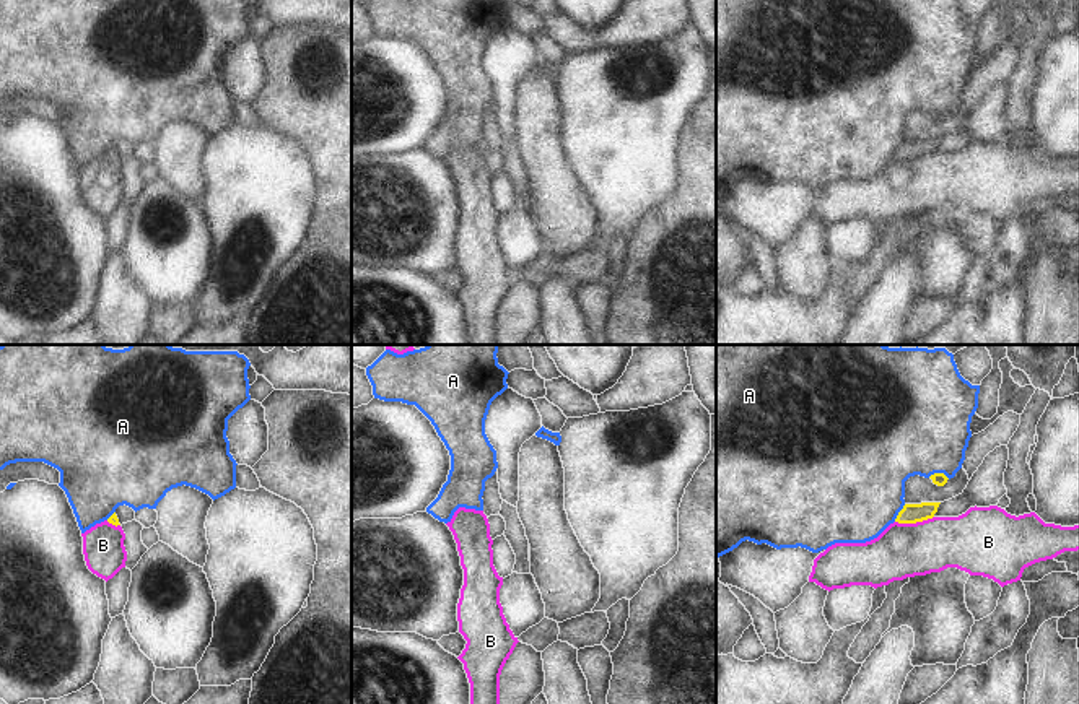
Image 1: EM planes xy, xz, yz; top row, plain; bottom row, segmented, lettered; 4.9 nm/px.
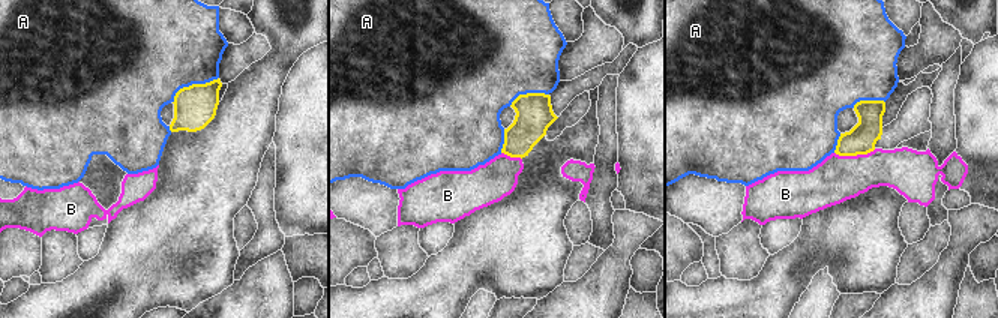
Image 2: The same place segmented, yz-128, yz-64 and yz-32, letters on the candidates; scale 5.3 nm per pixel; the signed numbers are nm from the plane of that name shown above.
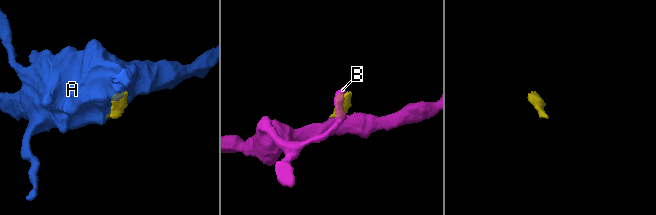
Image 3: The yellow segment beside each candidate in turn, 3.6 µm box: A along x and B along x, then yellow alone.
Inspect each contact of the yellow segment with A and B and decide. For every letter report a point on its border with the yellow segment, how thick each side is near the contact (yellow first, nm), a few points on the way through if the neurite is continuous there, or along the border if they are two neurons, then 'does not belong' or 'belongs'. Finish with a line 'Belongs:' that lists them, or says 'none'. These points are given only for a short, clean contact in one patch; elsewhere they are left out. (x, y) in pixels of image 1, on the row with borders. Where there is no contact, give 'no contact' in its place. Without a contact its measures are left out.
A: yz (939, 473) | 60/480 nm | does not belong
B: yz (913, 522) | 100/280 nm | along yz (933, 516), (915, 522), (895, 522) | does not belong
Belongs: none

